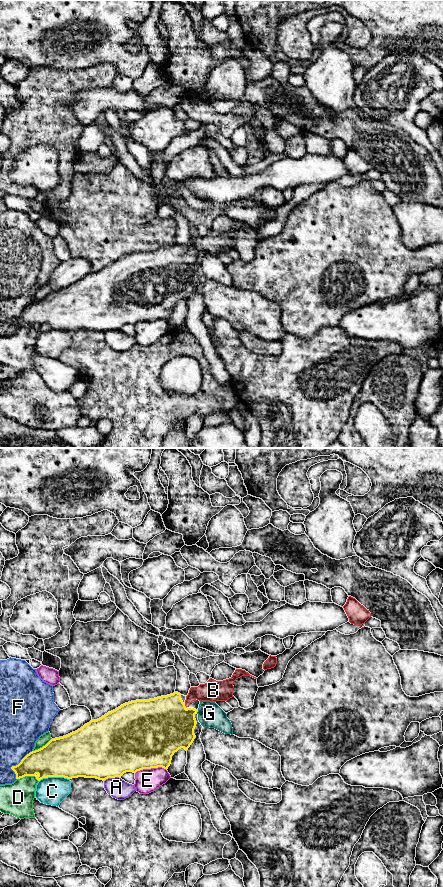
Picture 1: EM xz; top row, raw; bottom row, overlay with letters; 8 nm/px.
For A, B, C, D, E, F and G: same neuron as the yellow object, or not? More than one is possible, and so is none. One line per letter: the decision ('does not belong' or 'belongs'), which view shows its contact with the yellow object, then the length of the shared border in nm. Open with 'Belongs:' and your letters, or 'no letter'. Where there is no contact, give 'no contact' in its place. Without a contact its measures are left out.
Belongs: B
A: does not belong; meets yellow in xz; contact 130 nm long
B: belongs; meets yellow in xz; contact 30 nm long
C: does not belong; meets yellow in xz; contact 240 nm long
D: does not belong; meets yellow in xz; contact 180 nm long
E: does not belong; meets yellow in xz; contact 260 nm long
F: does not belong; meets yellow in xz; contact 280 nm long
G: does not belong; meets yellow in xz; contact 30 nm long

